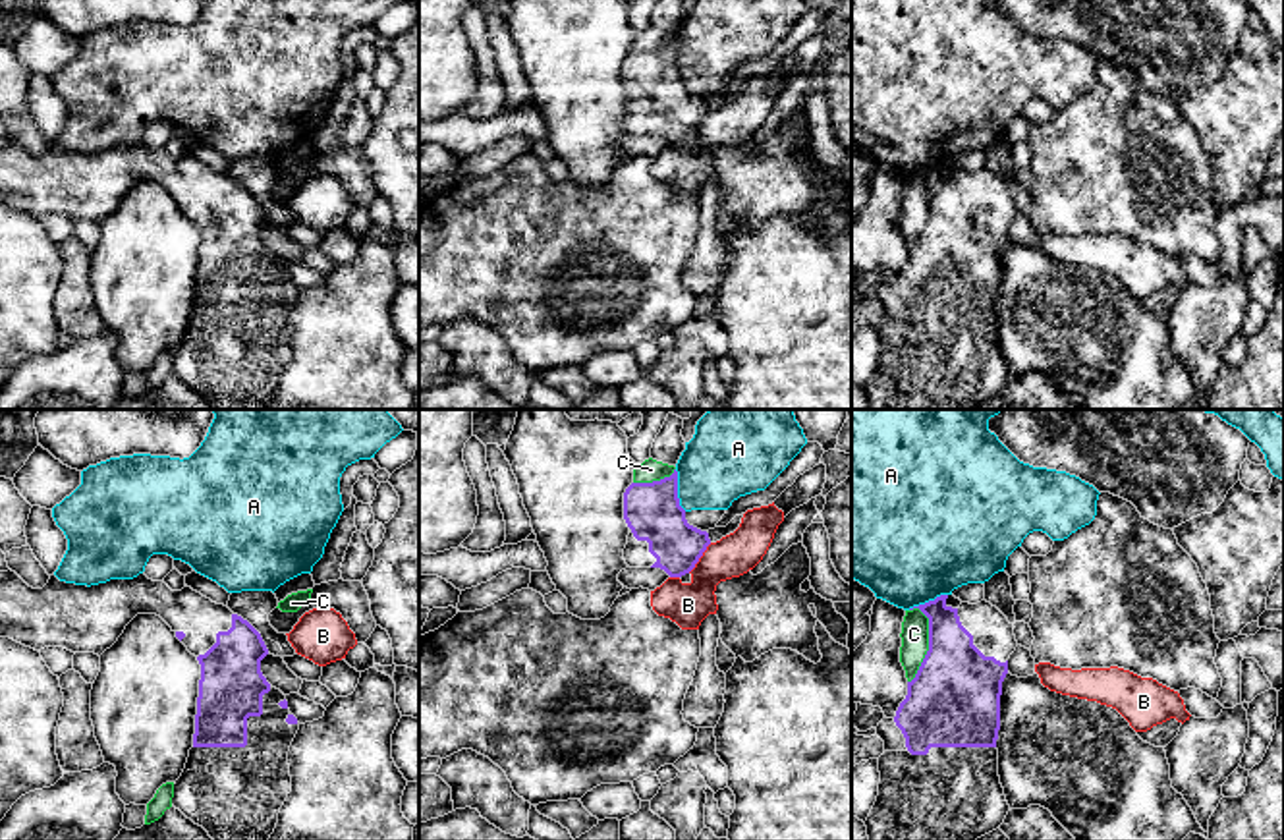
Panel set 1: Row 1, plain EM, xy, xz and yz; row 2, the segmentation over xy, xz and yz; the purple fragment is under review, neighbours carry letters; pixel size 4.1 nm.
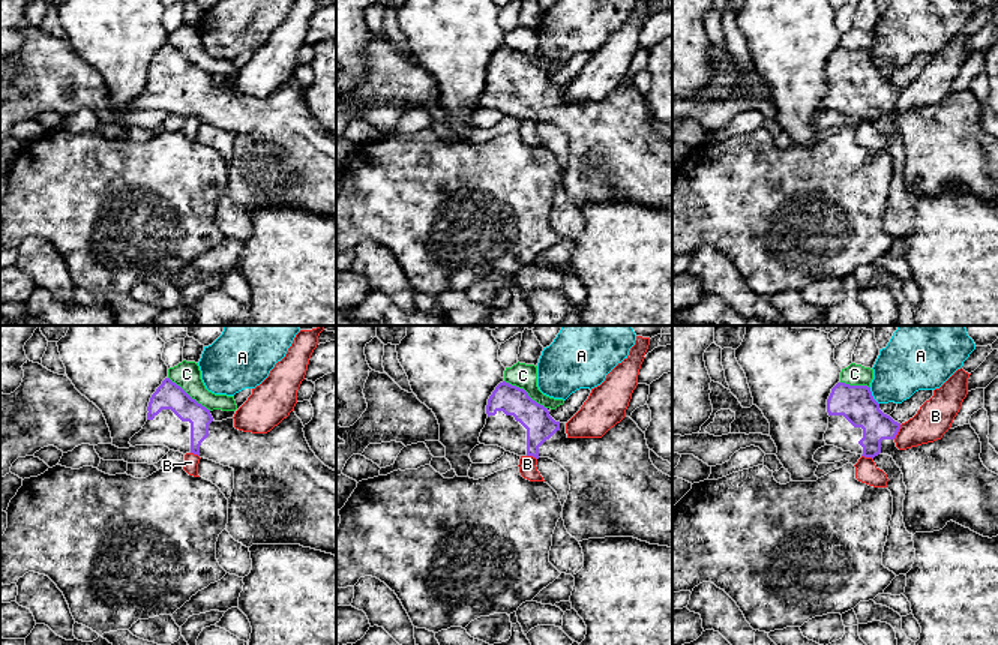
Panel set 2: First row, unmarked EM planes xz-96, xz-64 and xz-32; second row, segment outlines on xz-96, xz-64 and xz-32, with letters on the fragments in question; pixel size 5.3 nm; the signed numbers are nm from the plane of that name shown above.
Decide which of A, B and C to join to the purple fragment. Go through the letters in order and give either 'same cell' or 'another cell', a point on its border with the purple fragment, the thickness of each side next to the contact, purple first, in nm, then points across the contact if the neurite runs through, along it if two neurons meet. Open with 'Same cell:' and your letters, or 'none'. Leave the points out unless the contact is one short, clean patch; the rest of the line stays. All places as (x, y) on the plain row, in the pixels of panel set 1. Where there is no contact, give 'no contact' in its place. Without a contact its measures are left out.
Same cell: none
A: another cell | xz (676, 58) | 240/300 nm
B: another cell | xz (699, 124) | 220/180 nm | along xz (711, 111), (688, 140)
C: another cell | yz (929, 213) | 380/110 nm

